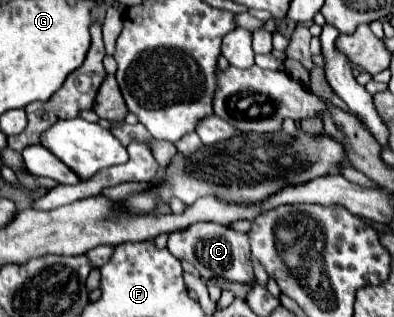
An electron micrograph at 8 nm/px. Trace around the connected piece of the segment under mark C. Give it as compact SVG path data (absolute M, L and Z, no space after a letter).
M196 222L186 230L172 232L168 238L168 250L178 258L194 264L200 272L202 280L210 280L212 276L224 276L230 282L252 284L254 282L254 268L250 260L250 244L248 234L240 234L230 230L228 226L220 226L214 222Z

